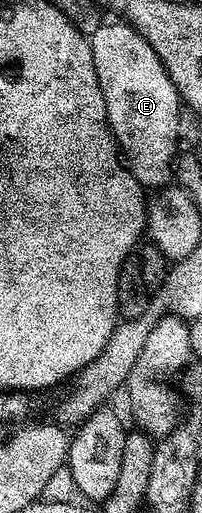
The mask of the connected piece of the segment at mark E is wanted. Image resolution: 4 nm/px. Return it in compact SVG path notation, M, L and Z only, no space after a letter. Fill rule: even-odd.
M105 21L89 40L98 86L105 98L107 122L127 168L146 190L170 186L183 112L176 85L148 41L125 21Z

